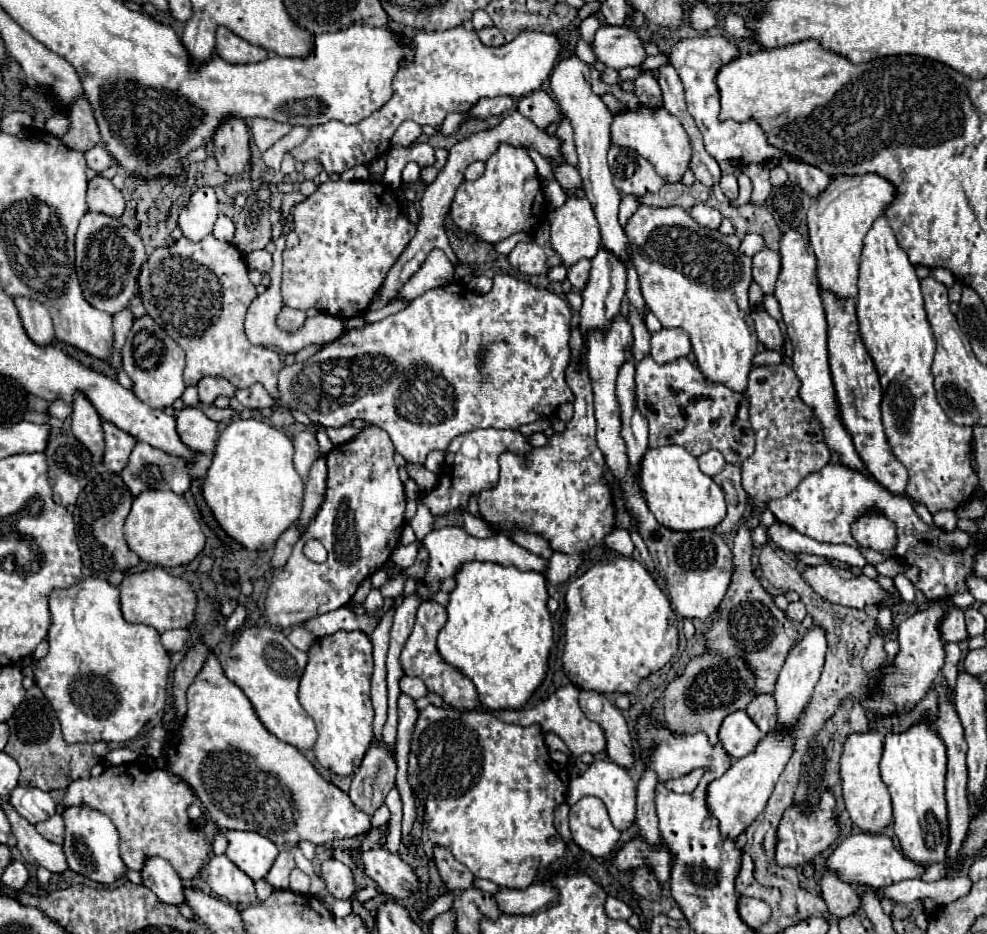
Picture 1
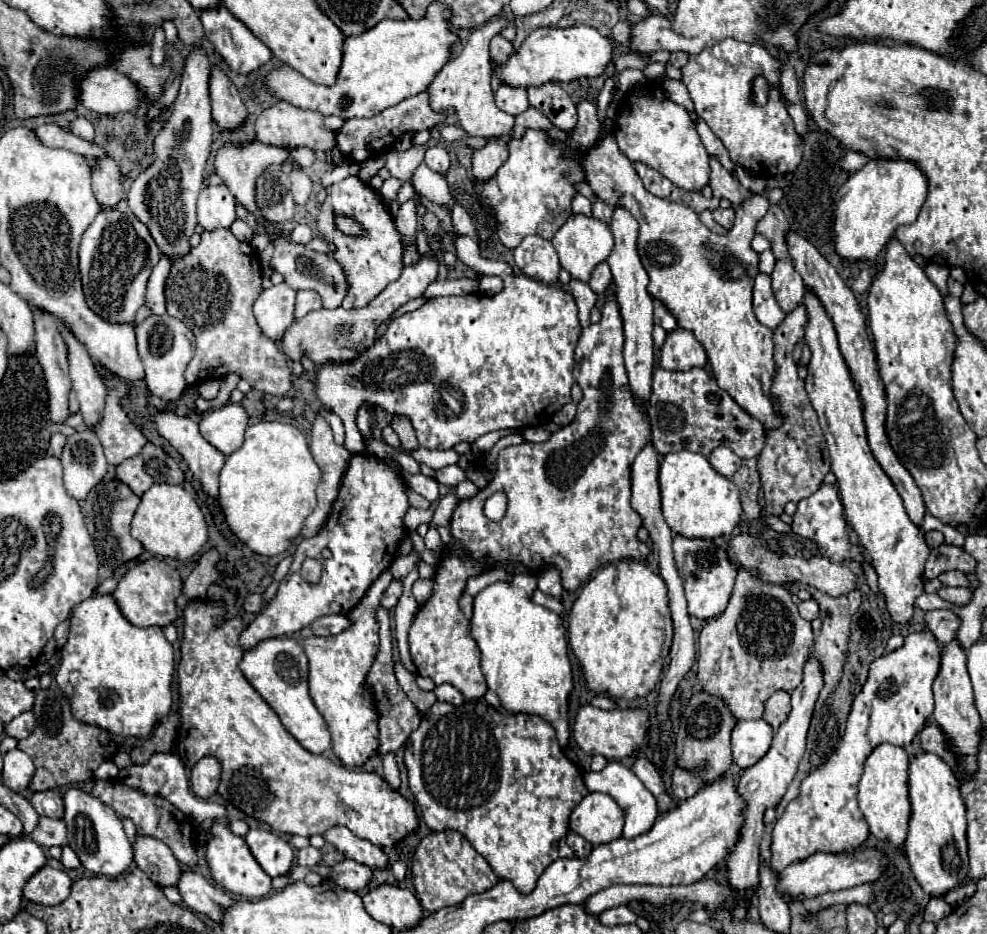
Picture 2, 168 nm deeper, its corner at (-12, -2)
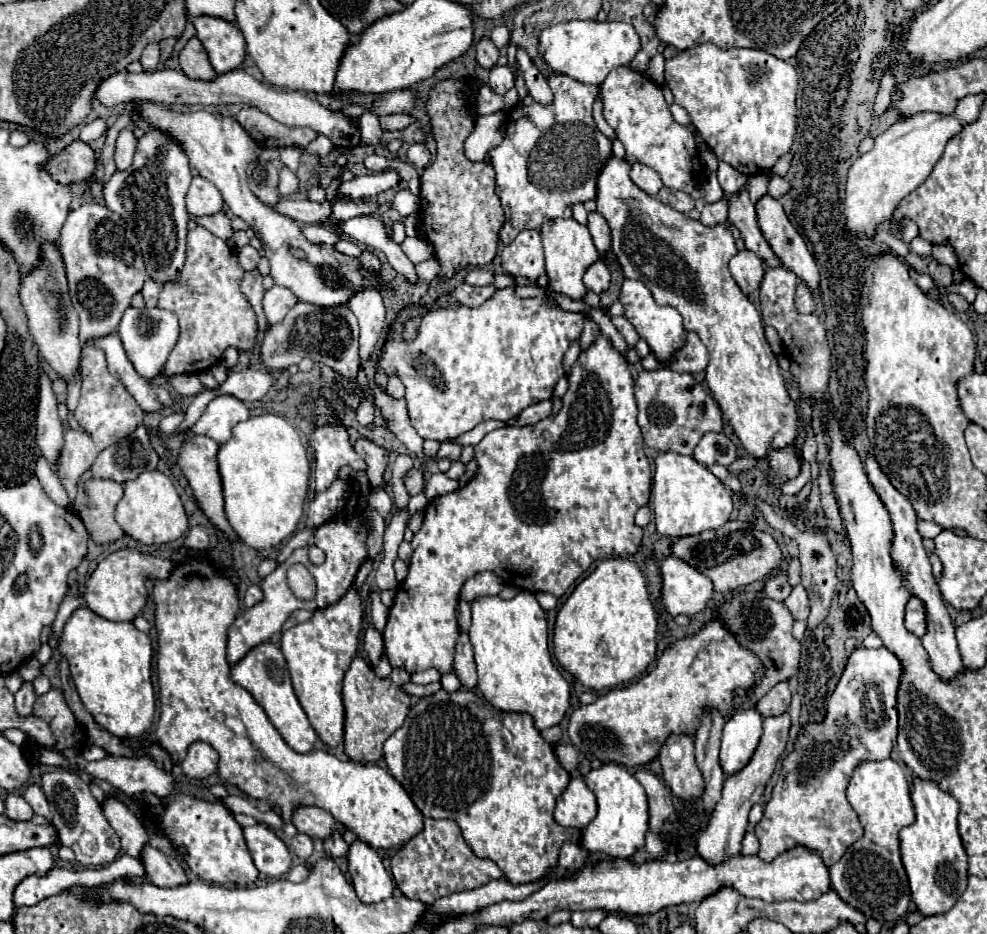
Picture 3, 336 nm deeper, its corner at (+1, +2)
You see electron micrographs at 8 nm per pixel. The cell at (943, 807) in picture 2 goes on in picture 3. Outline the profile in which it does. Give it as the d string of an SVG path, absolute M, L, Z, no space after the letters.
M916 778L912 788L912 802L916 810L916 822L900 830L902 862L908 874L912 900L922 916L936 916L948 912L952 904L964 894L968 884L968 856L958 834L958 802L942 792L934 782Z

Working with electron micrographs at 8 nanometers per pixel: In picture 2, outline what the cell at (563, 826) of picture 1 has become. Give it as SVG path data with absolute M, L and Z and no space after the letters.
M573 830L567 832L567 844L573 848L573 852L575 852L579 858L585 858L585 856L593 850L593 846L591 846L587 840L583 840L579 834L575 834Z

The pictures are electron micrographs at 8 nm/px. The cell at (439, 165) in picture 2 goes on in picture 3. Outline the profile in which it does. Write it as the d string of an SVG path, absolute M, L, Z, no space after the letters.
M412 144L408 148L408 162L414 164L416 168L426 168L430 164L430 160L432 160L430 150L424 144Z

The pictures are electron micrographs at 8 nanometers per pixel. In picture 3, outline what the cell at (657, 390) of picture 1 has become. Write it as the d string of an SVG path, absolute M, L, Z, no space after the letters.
M658 368L652 372L644 370L636 380L634 392L644 442L654 450L672 450L690 456L702 434L712 430L722 432L722 412L718 404L690 374L678 374L670 368Z

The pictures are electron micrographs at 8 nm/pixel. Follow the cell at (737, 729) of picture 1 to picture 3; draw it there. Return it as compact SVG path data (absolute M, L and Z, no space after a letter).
M756 706L738 710L722 730L722 746L720 746L720 766L726 776L732 772L740 772L744 764L752 758L762 736L762 716Z

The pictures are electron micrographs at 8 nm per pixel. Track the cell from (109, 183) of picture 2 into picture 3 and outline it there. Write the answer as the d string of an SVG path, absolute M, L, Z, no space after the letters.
M74 140L64 150L54 154L52 160L48 160L48 172L52 172L52 180L58 184L84 182L94 172L94 166L94 152L82 140Z

